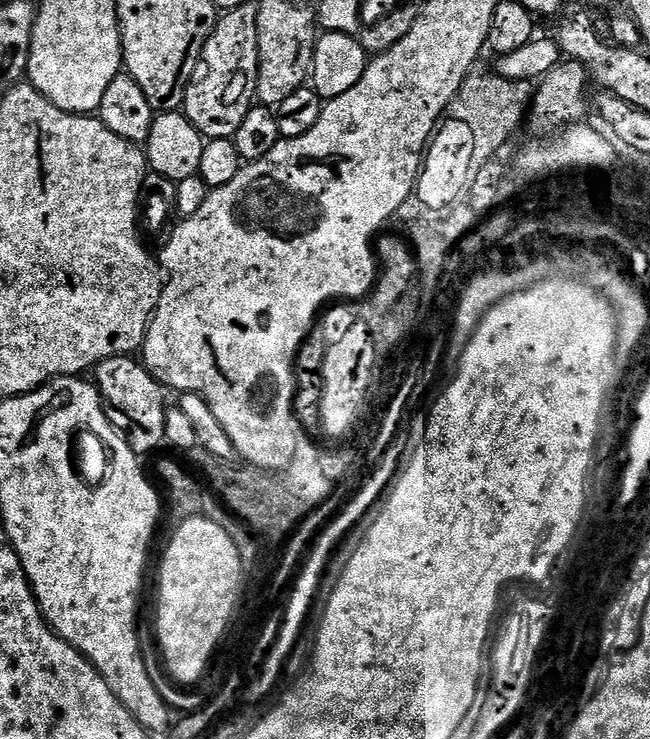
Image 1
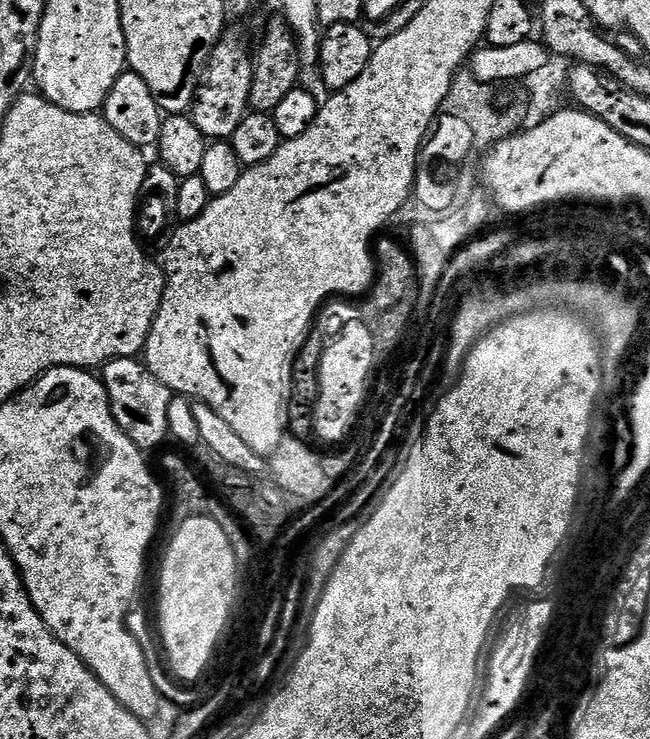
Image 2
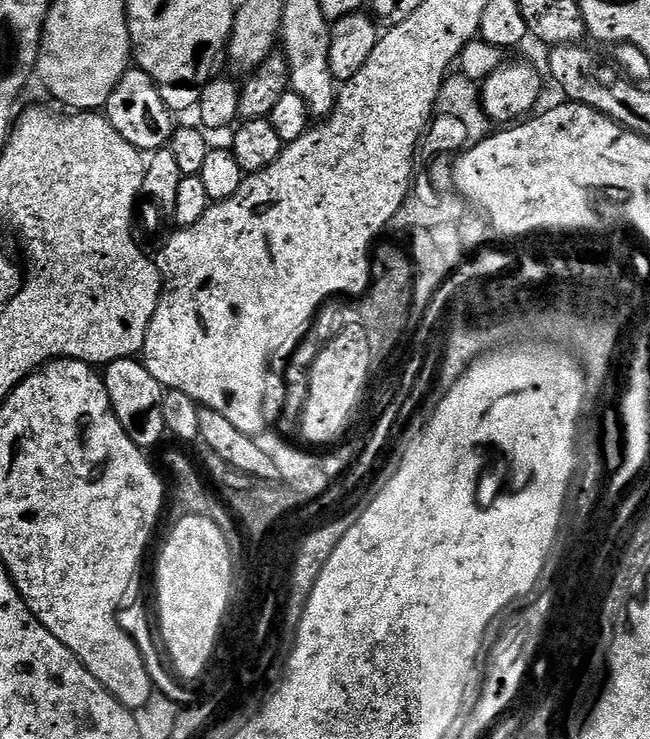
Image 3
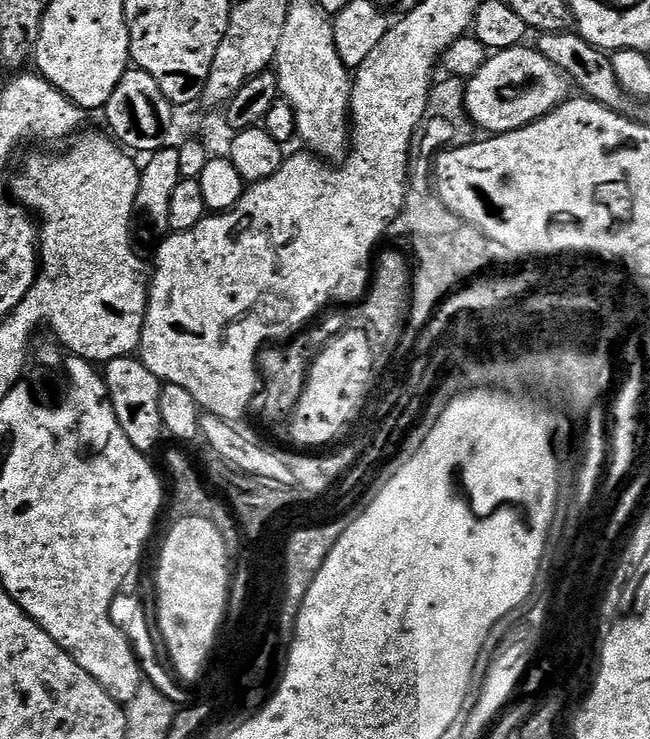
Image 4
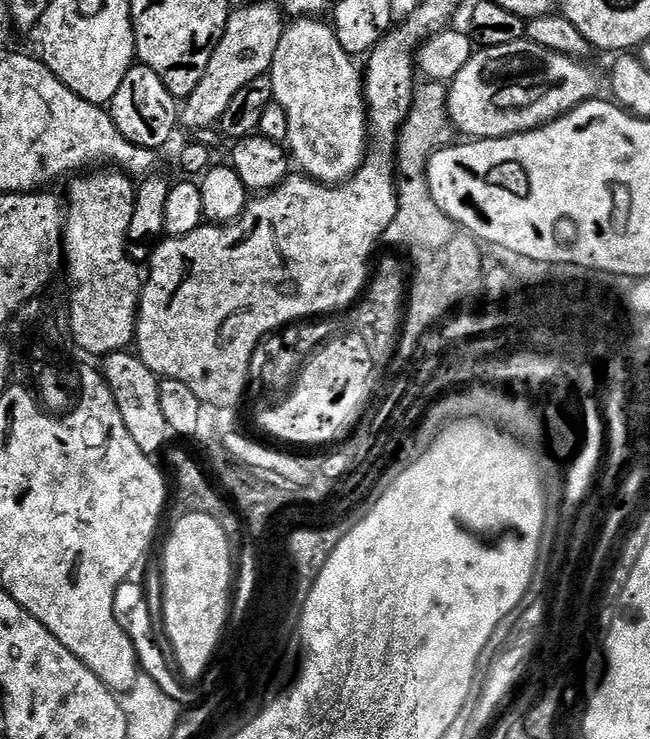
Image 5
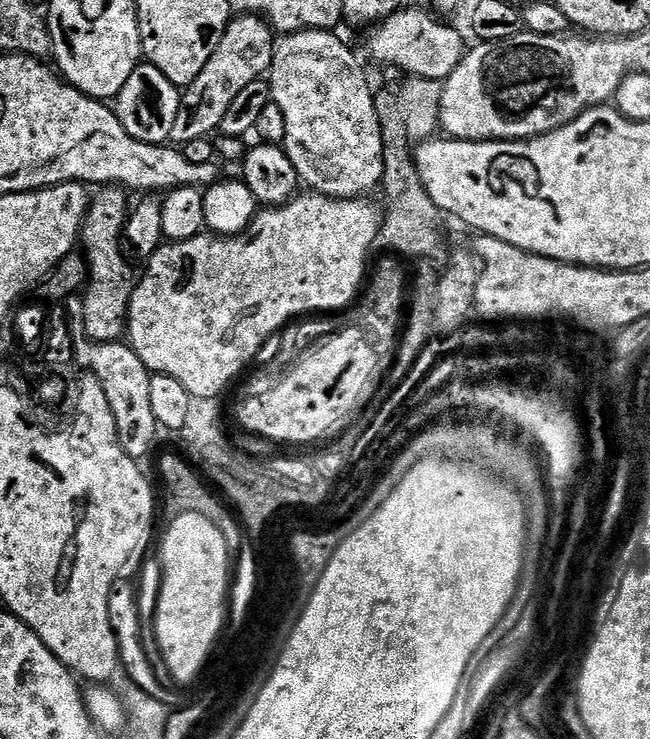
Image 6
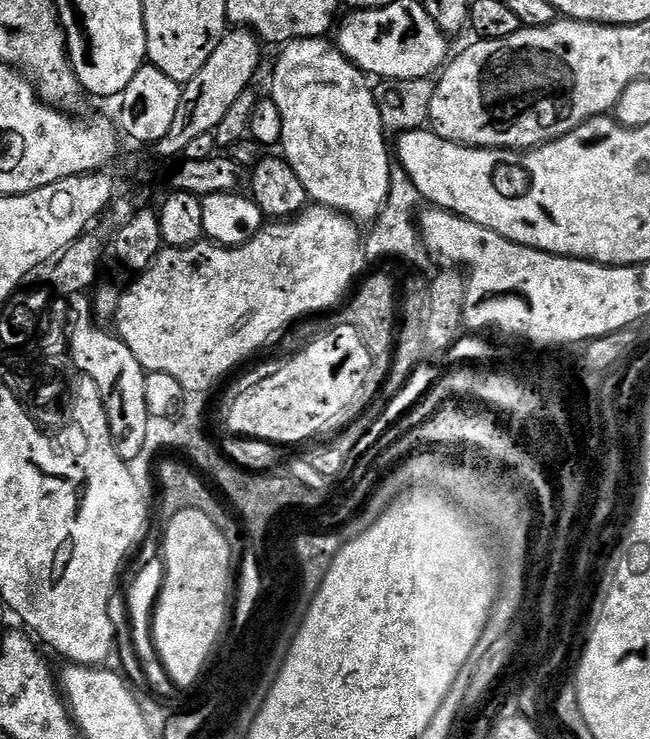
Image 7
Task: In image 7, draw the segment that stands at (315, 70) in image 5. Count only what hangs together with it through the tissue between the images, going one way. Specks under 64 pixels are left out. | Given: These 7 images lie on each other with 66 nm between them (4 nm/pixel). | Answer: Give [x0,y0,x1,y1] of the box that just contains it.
[270,38,394,222]

